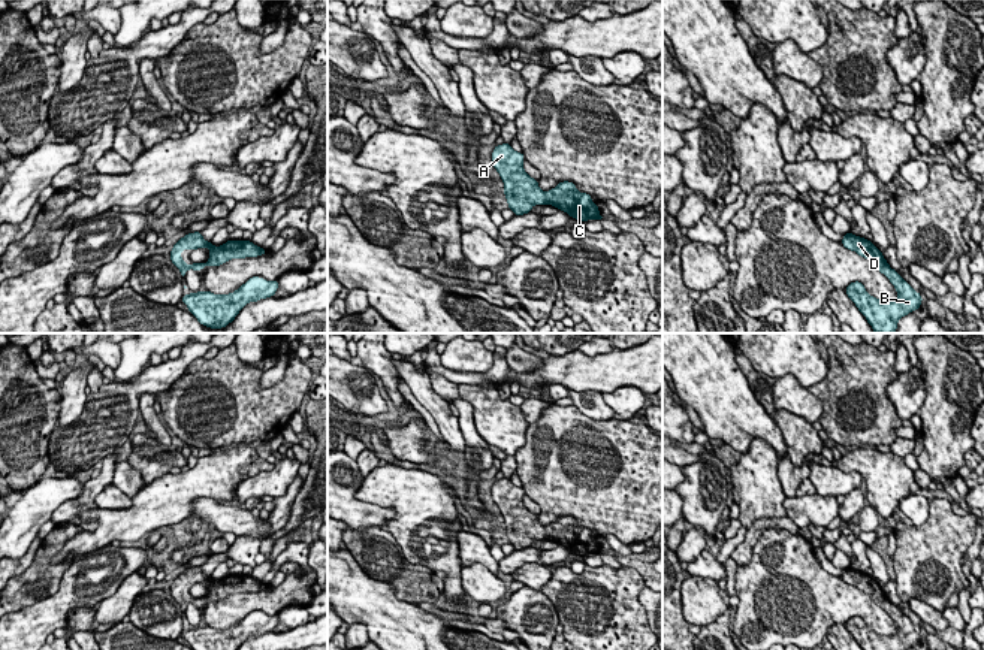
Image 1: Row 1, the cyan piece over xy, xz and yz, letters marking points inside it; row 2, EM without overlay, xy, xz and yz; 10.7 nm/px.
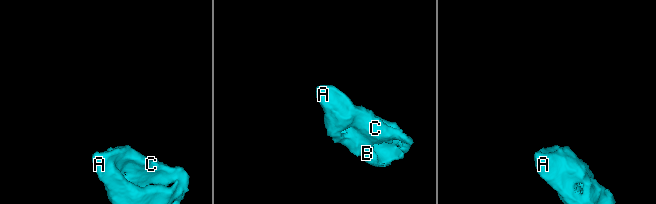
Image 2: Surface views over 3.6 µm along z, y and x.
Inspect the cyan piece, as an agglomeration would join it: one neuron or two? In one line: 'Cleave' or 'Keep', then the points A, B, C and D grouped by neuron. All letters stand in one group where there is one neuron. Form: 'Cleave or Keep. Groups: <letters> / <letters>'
Keep. Groups: A B C D

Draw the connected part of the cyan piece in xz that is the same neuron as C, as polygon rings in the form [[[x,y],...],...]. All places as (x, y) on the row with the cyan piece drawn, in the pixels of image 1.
[[[505,142],[492,151],[492,164],[504,182],[502,191],[514,215],[528,214],[534,205],[552,205],[583,223],[603,218],[591,194],[580,193],[570,181],[562,181],[549,191],[540,190],[538,181],[525,172],[523,160],[525,155]]]

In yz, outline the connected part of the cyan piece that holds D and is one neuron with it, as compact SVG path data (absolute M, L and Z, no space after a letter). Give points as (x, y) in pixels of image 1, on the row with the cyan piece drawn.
M849 232L843 235L842 245L870 260L872 264L890 279L899 293L896 300L878 300L866 291L860 281L854 281L845 288L848 297L866 317L875 333L897 332L897 321L909 312L920 309L923 302L921 294L915 291L911 284L897 273L897 270L890 267L873 242Z

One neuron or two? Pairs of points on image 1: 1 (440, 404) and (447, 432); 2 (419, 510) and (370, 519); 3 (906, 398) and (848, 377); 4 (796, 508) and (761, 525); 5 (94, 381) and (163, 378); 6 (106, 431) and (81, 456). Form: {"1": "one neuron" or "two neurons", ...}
{"1": "one neuron", "2": "two neurons", "3": "two neurons", "4": "two neurons", "5": "one neuron", "6": "one neuron"}

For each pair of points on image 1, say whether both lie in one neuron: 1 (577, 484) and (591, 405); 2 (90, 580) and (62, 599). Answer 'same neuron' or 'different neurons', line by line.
1: different neurons
2: same neuron

